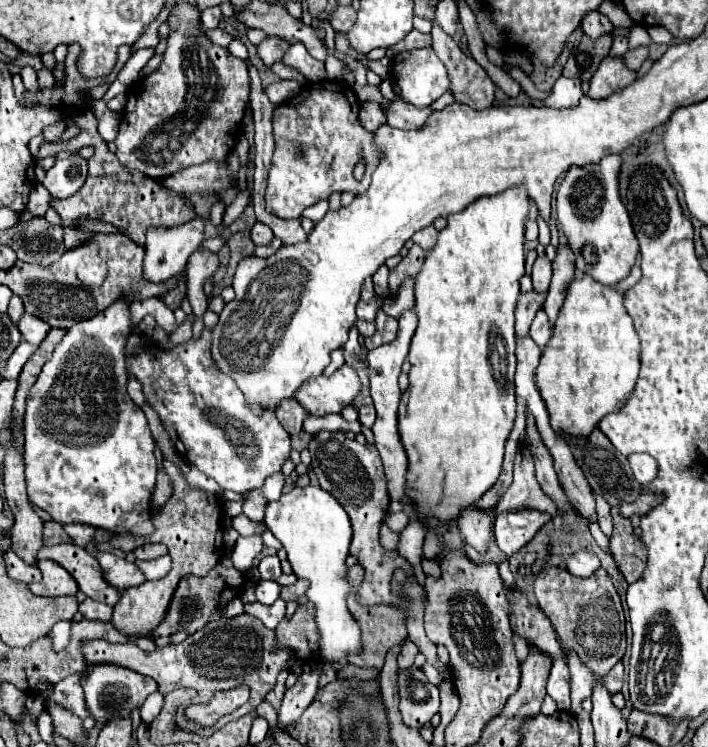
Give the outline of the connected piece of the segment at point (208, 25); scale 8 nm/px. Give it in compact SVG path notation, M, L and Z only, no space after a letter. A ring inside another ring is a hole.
M212 7L212 9L206 9L204 13L202 13L202 27L204 29L216 29L218 27L218 21L220 21L220 7Z

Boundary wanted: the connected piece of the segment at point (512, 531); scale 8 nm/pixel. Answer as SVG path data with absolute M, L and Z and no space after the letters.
M526 509L526 513L502 513L502 517L494 519L494 535L498 547L510 557L518 549L522 549L532 537L550 521L552 517L546 513L538 513L534 509Z

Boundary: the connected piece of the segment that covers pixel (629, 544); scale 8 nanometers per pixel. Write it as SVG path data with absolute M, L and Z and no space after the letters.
M618 511L612 513L612 535L608 537L610 543L610 555L614 557L620 573L628 583L636 581L642 575L646 551L642 549L642 543L634 537L630 519L622 519Z

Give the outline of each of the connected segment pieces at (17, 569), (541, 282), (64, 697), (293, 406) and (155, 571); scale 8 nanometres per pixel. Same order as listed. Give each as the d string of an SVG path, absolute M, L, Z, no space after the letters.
M8 549L4 553L4 561L6 561L6 569L12 575L12 579L18 579L22 583L32 583L32 581L40 581L40 569L36 565L28 565L24 563L20 557L16 557L16 553L12 549Z
M538 257L530 277L532 277L532 283L534 283L534 293L544 295L548 291L550 279L552 279L552 263L546 257Z
M86 671L74 673L74 675L62 679L60 683L54 685L54 693L48 699L58 701L60 705L66 705L66 709L74 709L74 713L82 713L82 717L88 717L84 691L82 691L84 679L86 679Z
M294 397L290 399L284 399L278 409L276 409L276 415L280 419L280 423L284 425L284 429L294 435L294 433L300 433L302 431L302 423L306 417L310 417L310 411L304 409Z
M162 555L162 557L150 559L150 561L136 559L136 565L138 565L138 569L142 569L146 579L158 579L170 571L170 555Z

